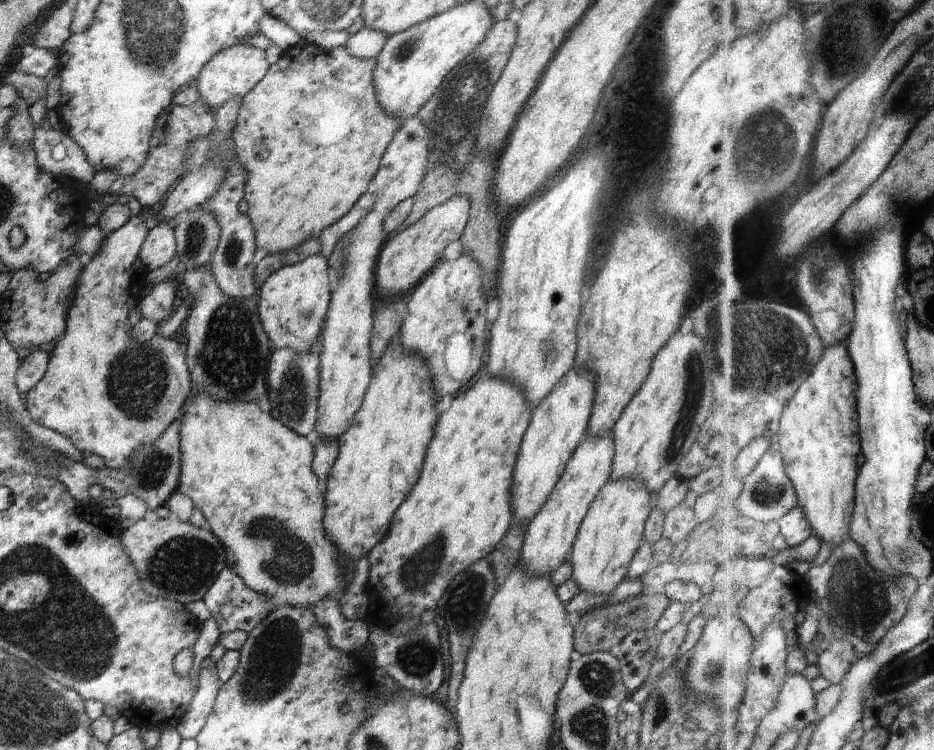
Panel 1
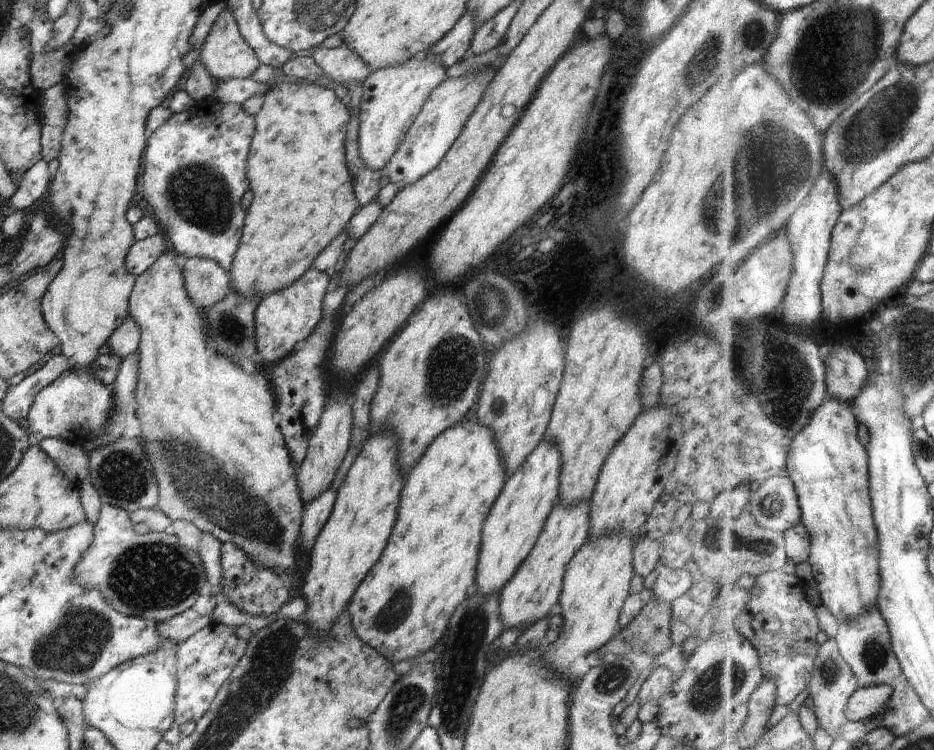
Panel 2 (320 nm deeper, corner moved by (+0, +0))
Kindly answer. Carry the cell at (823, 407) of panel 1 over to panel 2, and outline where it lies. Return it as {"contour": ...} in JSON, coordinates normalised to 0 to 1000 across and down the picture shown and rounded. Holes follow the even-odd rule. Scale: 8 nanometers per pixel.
{"contour":[[[890,532],[869,552],[867,565],[857,579],[852,579],[846,595],[845,636],[852,645],[858,673],[861,669],[861,699],[872,720],[867,744],[869,763],[878,776],[884,808],[899,827],[921,827],[936,813],[936,809],[941,809],[940,795],[944,784],[942,712],[936,699],[937,680],[931,661],[931,611],[919,576],[921,568],[912,549],[912,541]]]}

